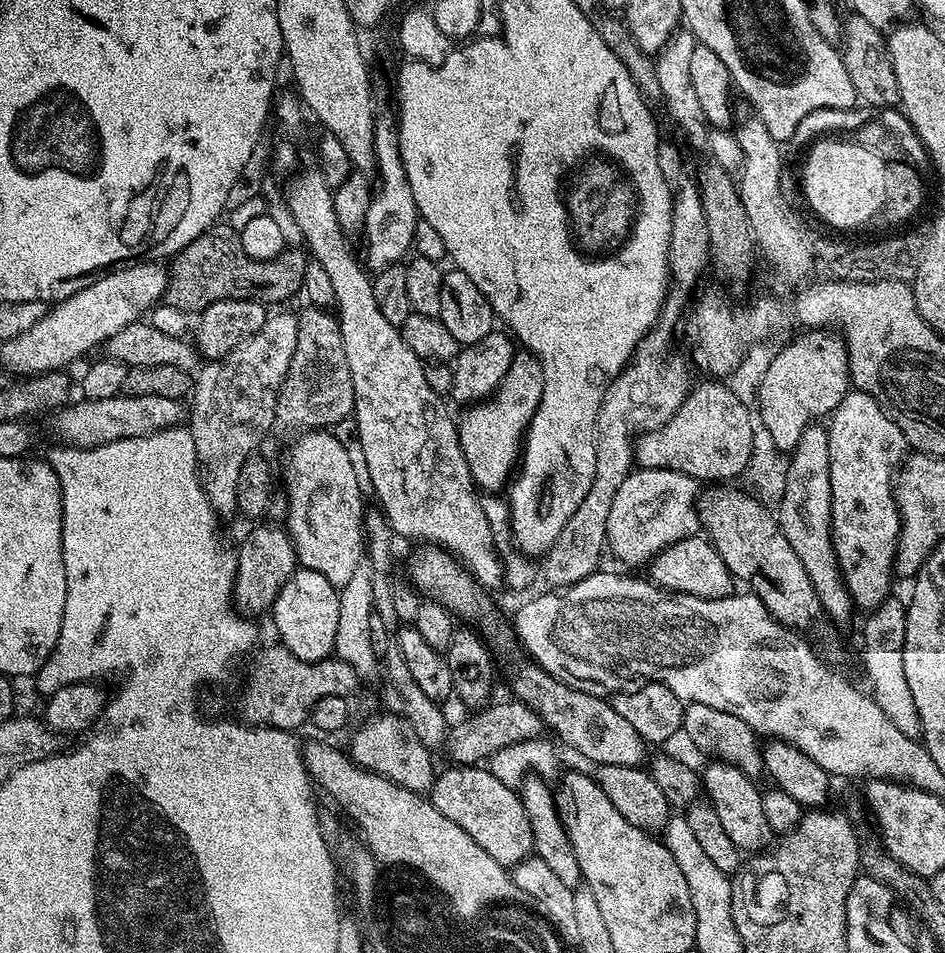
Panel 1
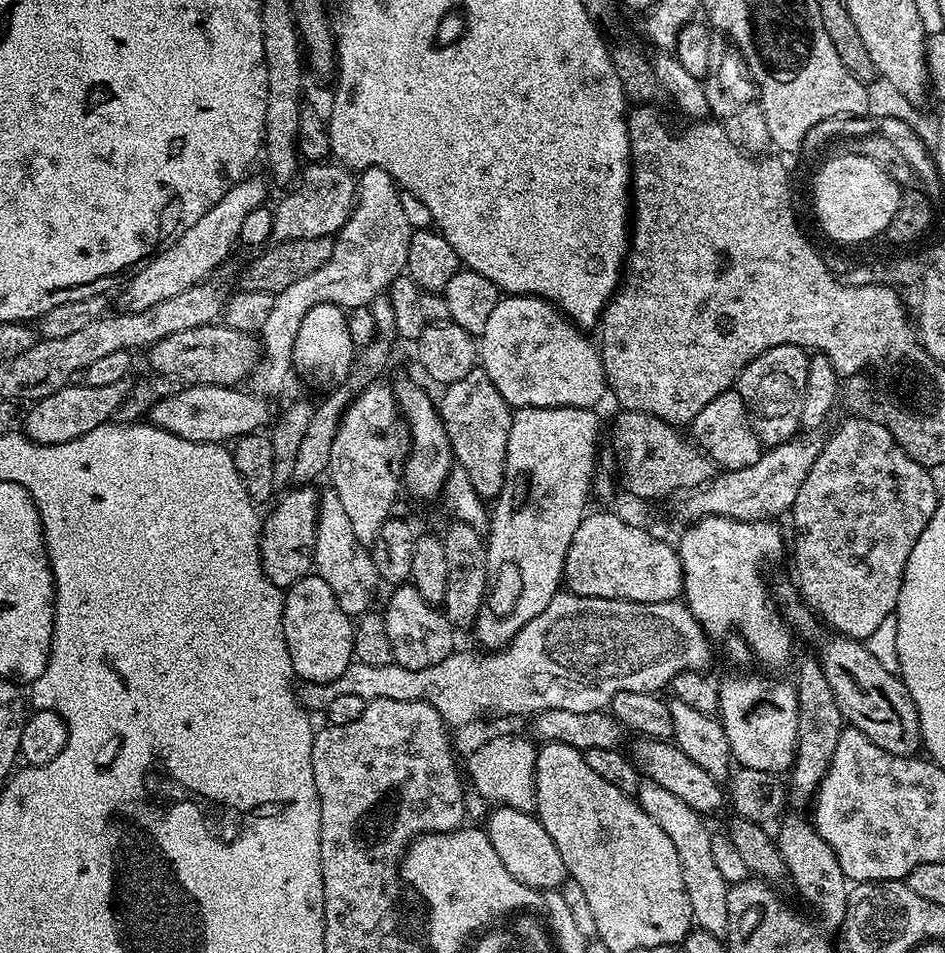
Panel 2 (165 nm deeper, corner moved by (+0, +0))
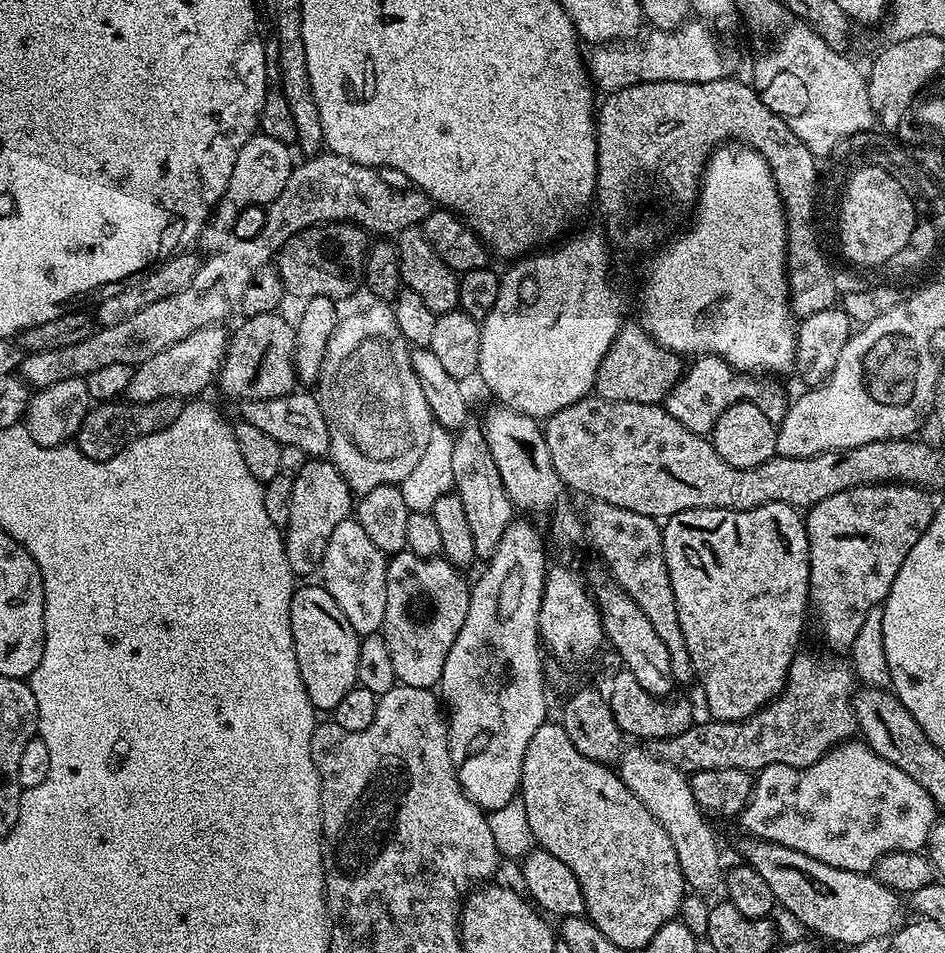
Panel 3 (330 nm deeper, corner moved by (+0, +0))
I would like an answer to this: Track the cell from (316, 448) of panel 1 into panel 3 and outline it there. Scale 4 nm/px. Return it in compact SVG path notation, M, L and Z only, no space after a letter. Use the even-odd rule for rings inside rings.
M354 518L338 522L334 534L330 534L330 542L326 542L326 554L320 563L318 576L321 576L322 587L334 602L338 602L342 614L346 614L350 626L354 626L361 638L377 635L384 627L387 569L386 553L370 542L359 522Z

